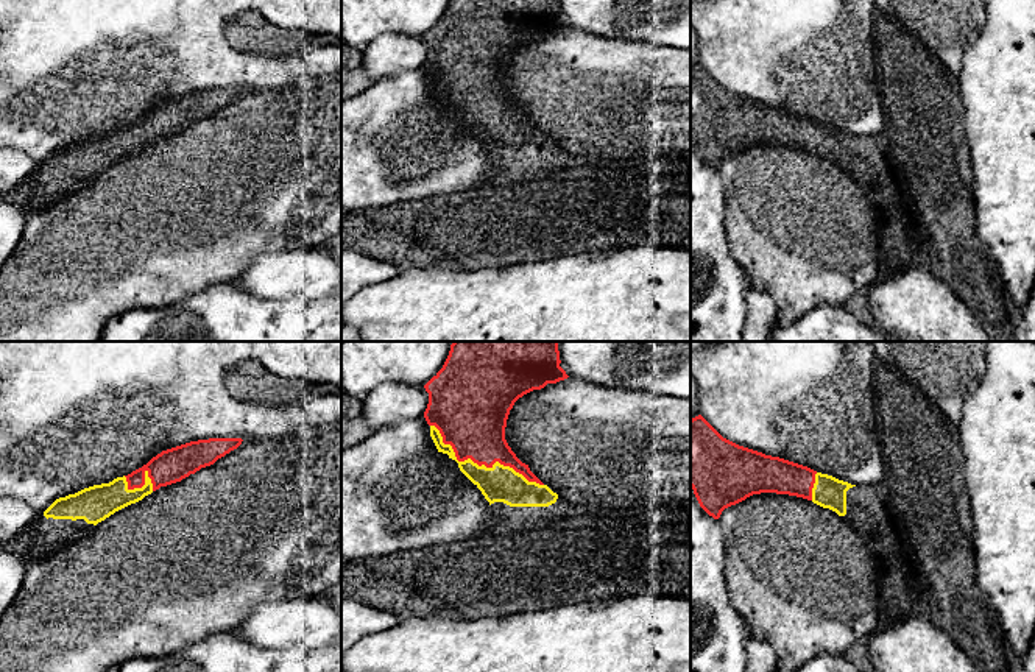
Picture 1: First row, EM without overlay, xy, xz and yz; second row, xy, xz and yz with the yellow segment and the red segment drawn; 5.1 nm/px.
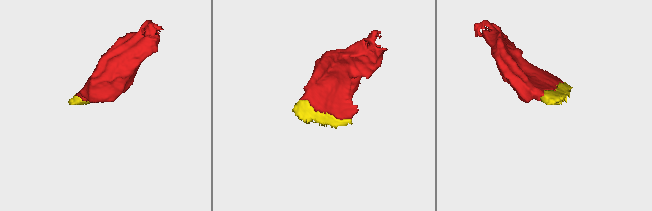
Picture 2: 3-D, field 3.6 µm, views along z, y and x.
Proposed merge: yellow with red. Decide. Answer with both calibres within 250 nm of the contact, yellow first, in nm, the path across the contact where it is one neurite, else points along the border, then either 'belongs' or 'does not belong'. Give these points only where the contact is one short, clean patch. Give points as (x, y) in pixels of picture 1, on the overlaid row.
190/360 nm | belongs

